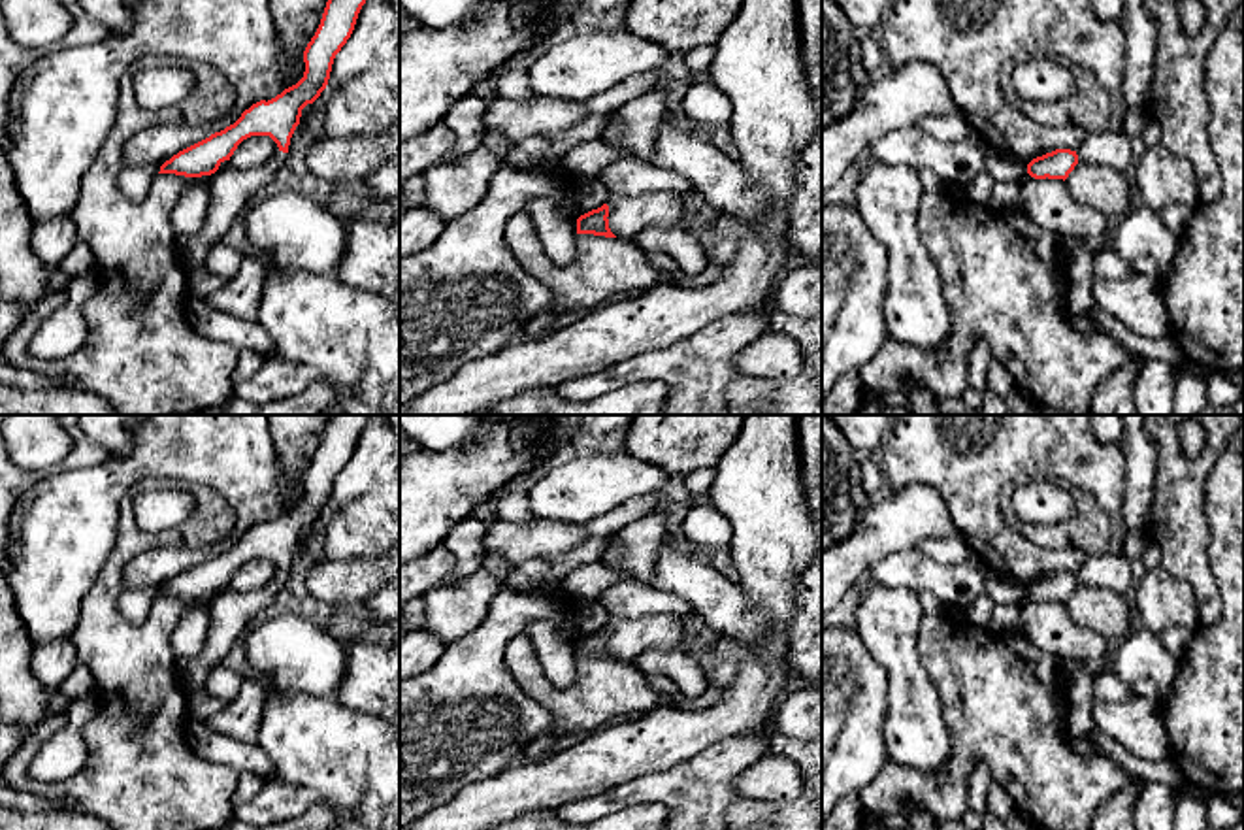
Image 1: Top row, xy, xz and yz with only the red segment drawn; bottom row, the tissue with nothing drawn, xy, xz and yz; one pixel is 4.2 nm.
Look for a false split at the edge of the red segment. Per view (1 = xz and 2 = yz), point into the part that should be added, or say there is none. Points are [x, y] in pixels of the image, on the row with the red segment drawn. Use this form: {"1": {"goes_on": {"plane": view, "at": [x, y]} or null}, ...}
{"1": {"goes_on": null}, "2": {"goes_on": null}}

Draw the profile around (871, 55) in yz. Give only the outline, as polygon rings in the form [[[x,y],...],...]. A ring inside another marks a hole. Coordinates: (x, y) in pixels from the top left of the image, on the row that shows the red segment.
[[[869,36],[859,43],[859,58],[867,72],[875,72],[884,58],[880,43],[875,36]]]

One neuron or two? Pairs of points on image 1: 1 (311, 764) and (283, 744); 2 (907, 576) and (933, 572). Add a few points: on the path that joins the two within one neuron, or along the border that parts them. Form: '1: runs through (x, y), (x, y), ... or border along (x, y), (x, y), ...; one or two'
1: runs through (304, 757), (291, 744); one
2: runs through (913, 572), (928, 572); one

